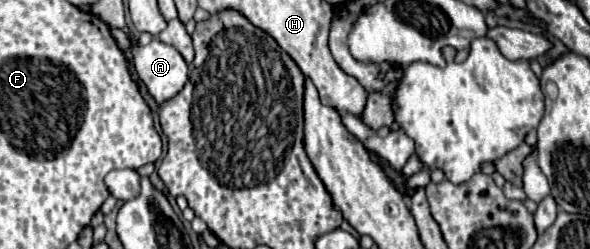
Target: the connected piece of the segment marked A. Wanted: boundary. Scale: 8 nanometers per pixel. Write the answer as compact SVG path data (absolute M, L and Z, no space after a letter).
M152 38L148 46L132 42L130 50L134 54L134 66L140 80L158 104L174 98L184 88L188 80L188 66L174 46Z

